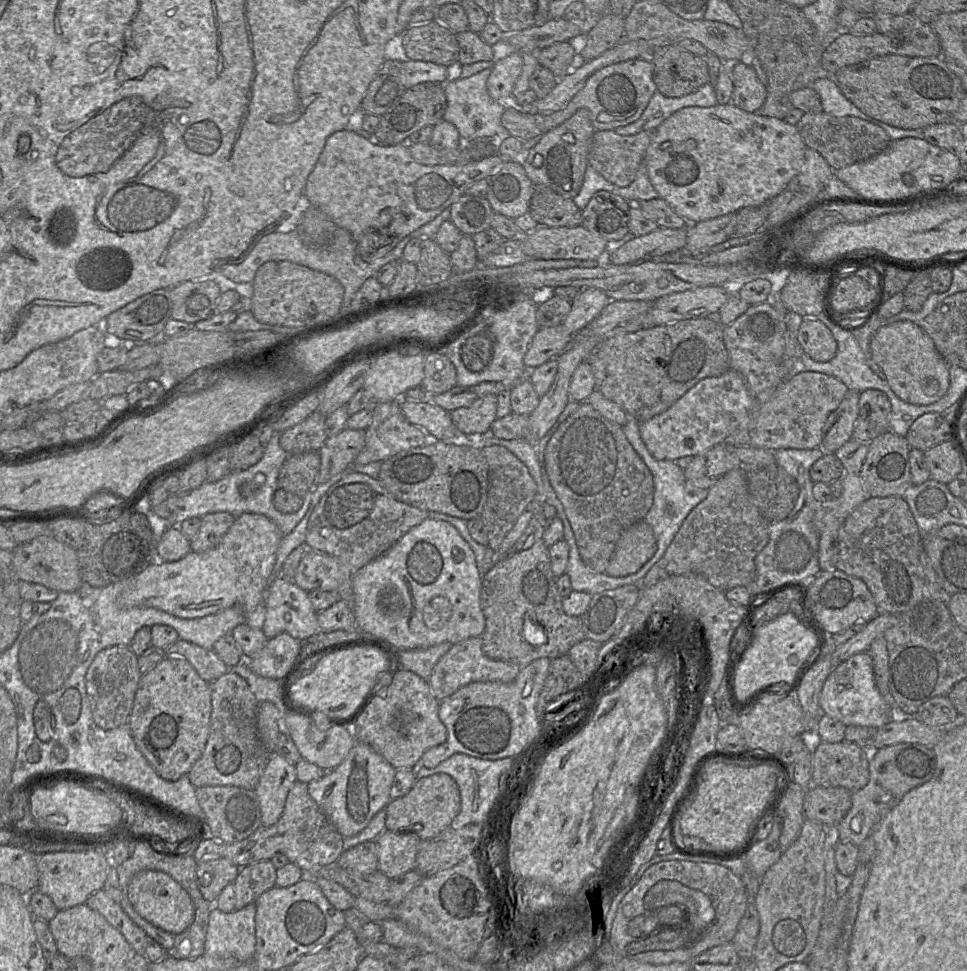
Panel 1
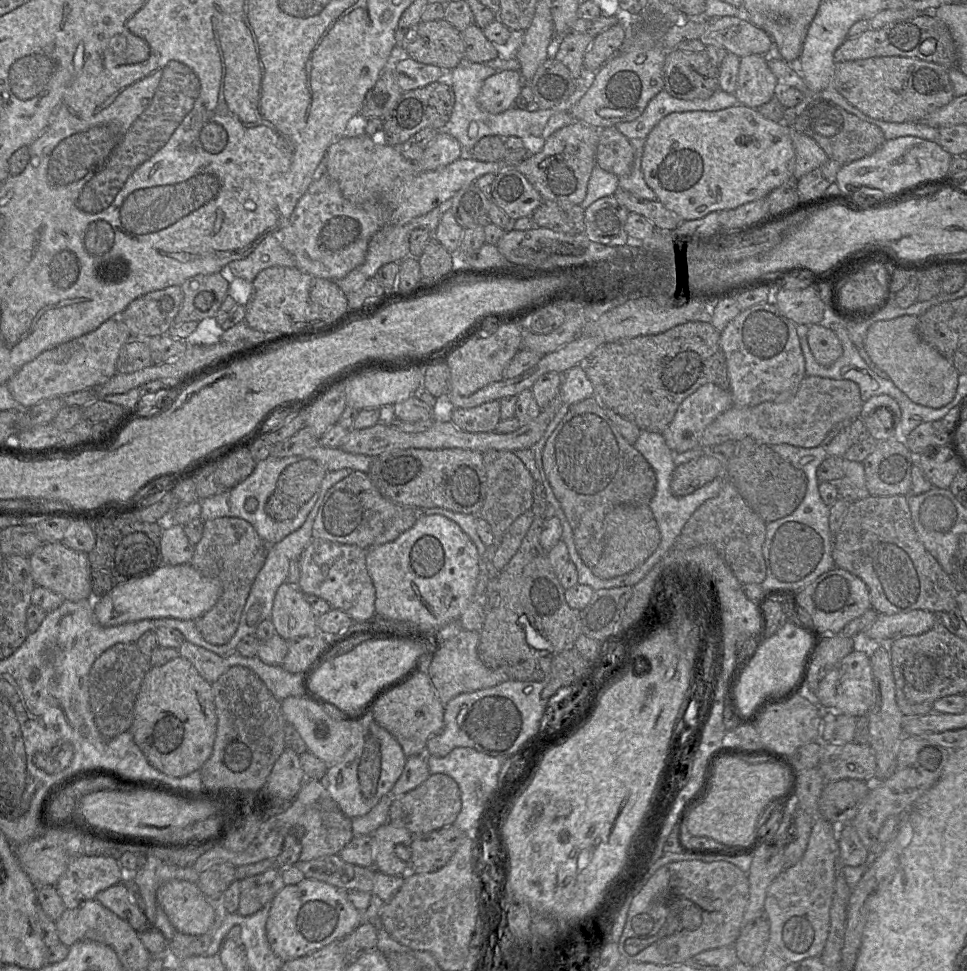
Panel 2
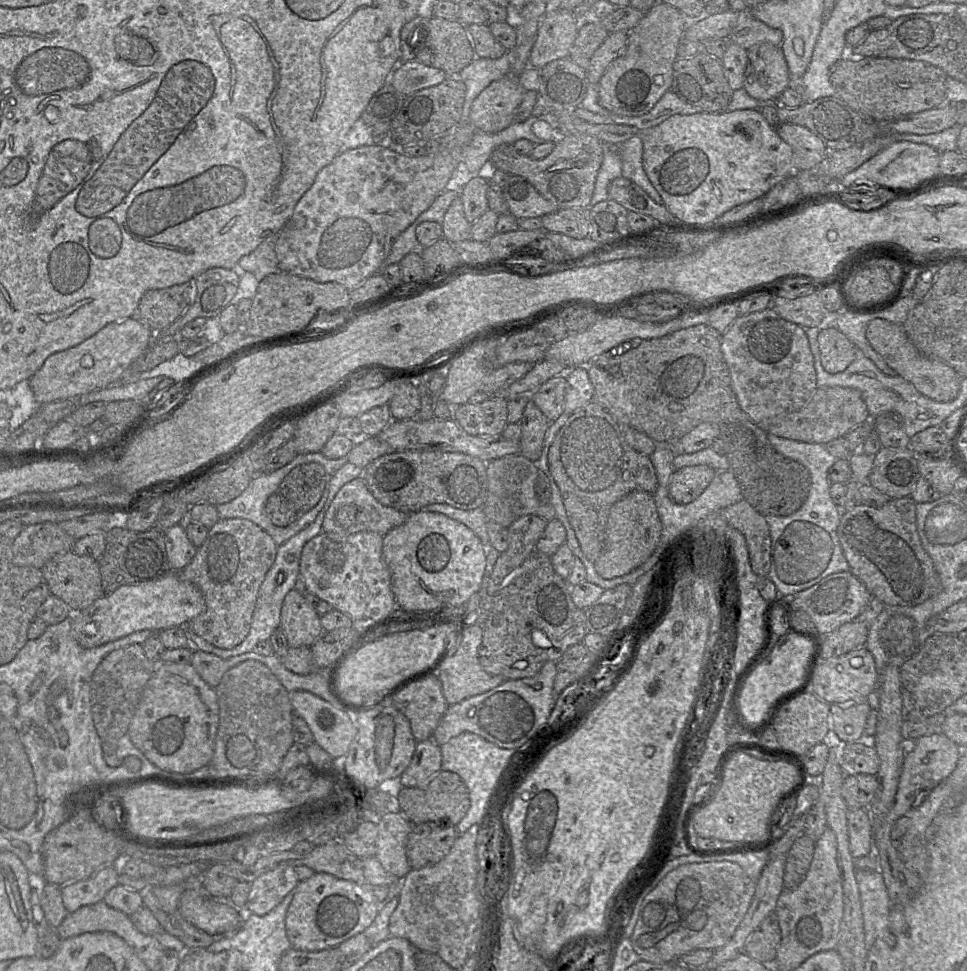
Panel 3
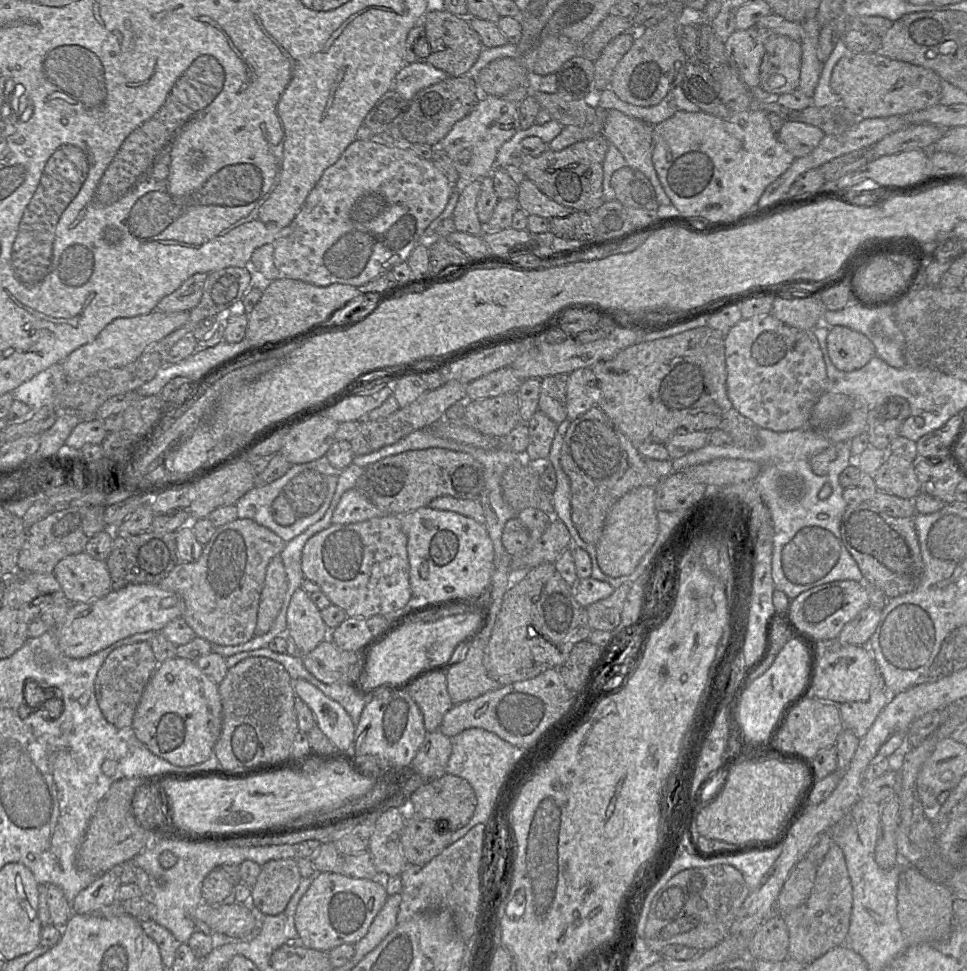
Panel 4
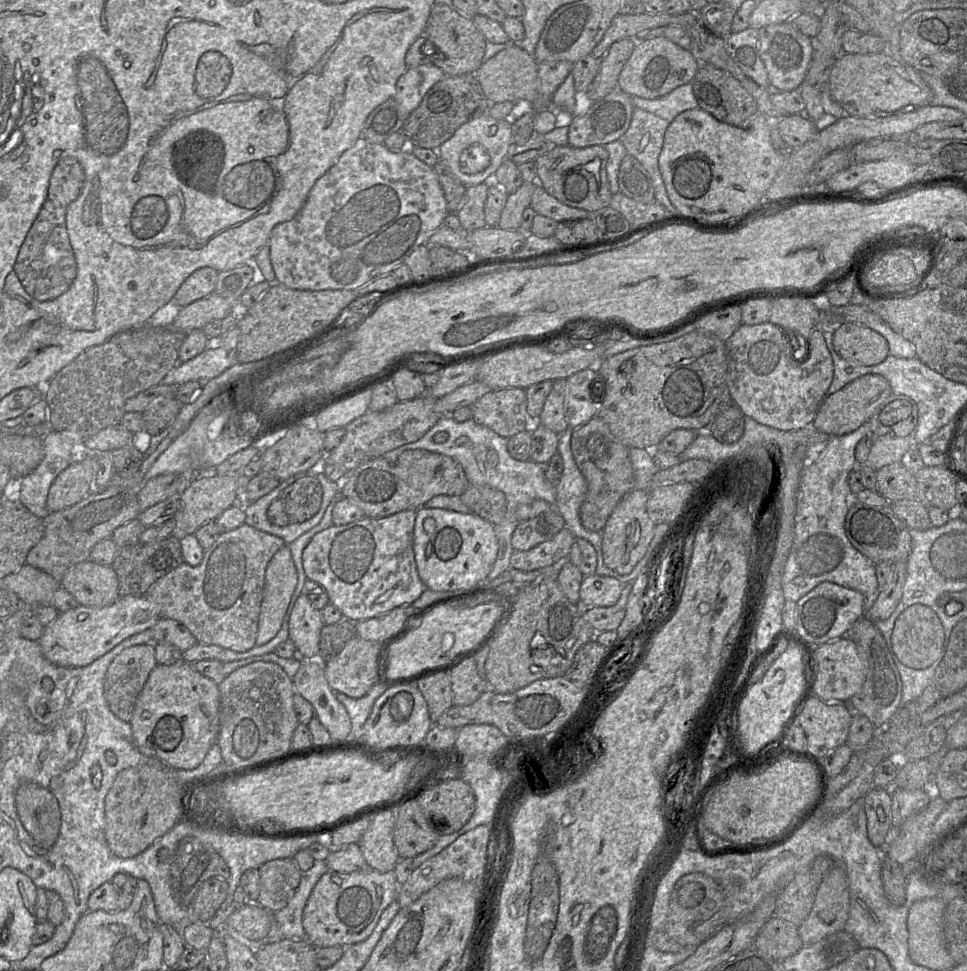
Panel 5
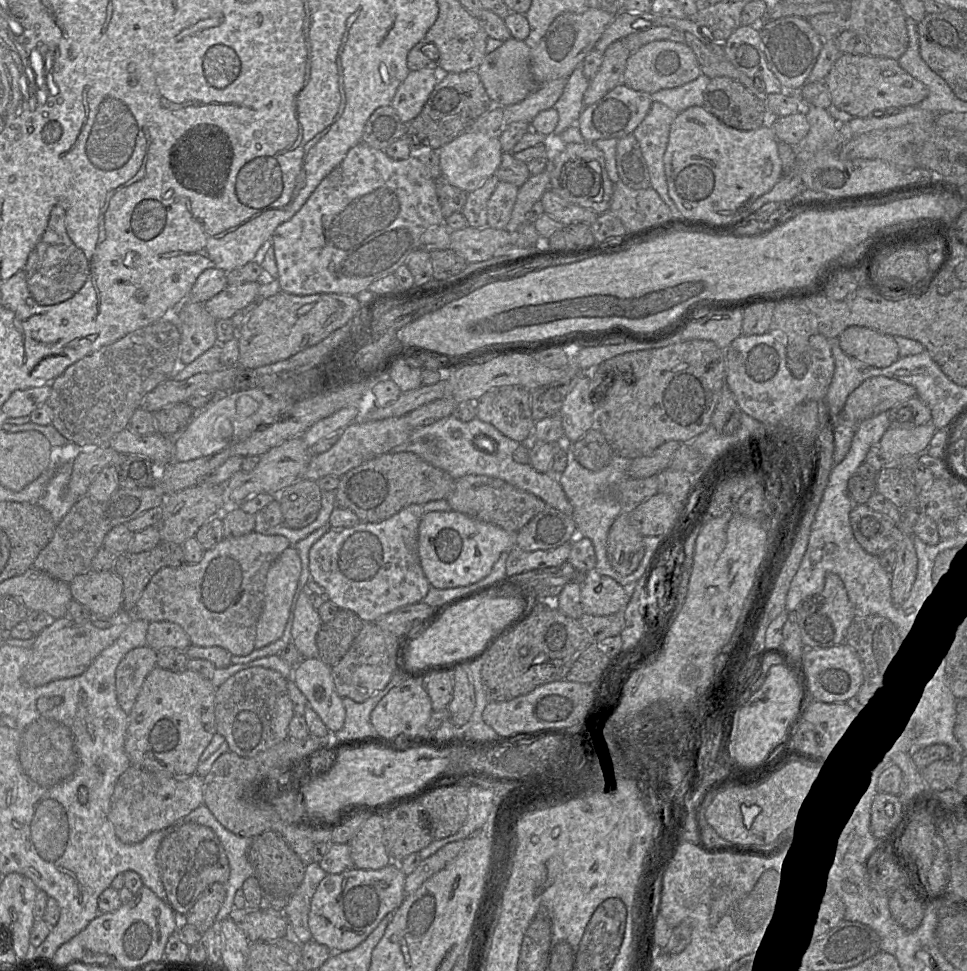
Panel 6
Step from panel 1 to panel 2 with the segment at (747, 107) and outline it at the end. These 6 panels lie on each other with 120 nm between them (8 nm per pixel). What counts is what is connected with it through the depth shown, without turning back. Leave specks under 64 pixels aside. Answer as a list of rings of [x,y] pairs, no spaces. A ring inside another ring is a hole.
[[[760,54],[741,57],[734,92],[740,104],[757,109],[778,94],[779,83],[767,61]]]

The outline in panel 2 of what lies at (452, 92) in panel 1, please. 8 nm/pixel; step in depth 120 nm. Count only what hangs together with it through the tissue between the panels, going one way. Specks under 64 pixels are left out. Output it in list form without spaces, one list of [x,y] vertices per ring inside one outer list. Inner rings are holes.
[[[463,62],[447,73],[447,80],[454,92],[455,103],[451,117],[443,130],[458,140],[462,147],[462,157],[470,157],[470,151],[475,144],[486,136],[500,136],[501,138],[519,137],[525,141],[525,147],[528,146],[529,141],[533,141],[536,137],[541,136],[542,129],[545,128],[548,120],[554,114],[553,110],[569,110],[570,113],[571,107],[583,97],[591,86],[595,74],[587,73],[583,68],[581,76],[577,78],[577,89],[575,92],[565,104],[556,108],[528,112],[513,106],[502,113],[491,114],[478,106],[477,97],[484,81],[496,72],[494,68],[489,67],[485,63]]]

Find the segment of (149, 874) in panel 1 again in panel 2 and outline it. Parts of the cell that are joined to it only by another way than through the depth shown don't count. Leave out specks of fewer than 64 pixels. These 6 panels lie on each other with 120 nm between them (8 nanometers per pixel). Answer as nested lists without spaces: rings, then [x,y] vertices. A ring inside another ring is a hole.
[[[167,881],[158,888],[156,898],[179,933],[205,934],[216,919],[215,901],[205,897],[196,883]]]

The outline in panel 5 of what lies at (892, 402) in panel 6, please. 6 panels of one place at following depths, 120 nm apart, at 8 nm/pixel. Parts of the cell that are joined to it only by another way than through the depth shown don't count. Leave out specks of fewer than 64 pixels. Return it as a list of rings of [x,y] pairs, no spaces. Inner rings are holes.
[[[866,374],[844,386],[841,390],[827,394],[821,403],[812,426],[828,435],[848,434],[867,422],[876,409],[892,394],[888,380],[879,374]]]

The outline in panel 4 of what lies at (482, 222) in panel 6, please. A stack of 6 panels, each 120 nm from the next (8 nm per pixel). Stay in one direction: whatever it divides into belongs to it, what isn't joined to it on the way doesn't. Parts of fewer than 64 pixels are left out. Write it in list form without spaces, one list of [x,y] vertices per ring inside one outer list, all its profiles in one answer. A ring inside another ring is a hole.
[[[480,181],[466,183],[462,189],[452,219],[456,231],[473,236],[483,234],[483,224],[479,221],[476,203],[480,192]]]

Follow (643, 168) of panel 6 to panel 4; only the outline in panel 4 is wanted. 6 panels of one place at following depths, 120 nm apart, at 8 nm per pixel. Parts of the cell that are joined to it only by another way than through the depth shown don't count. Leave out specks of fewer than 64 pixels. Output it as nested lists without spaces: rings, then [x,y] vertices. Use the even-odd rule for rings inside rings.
[[[625,166],[613,174],[610,183],[616,200],[626,208],[660,209],[651,182],[639,170]]]

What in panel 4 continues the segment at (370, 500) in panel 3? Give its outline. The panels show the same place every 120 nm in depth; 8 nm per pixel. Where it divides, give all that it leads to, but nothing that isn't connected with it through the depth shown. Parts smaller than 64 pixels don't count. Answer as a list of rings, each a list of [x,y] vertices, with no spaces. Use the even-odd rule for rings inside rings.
[[[356,488],[341,497],[331,518],[332,524],[348,525],[381,517],[383,513]]]

